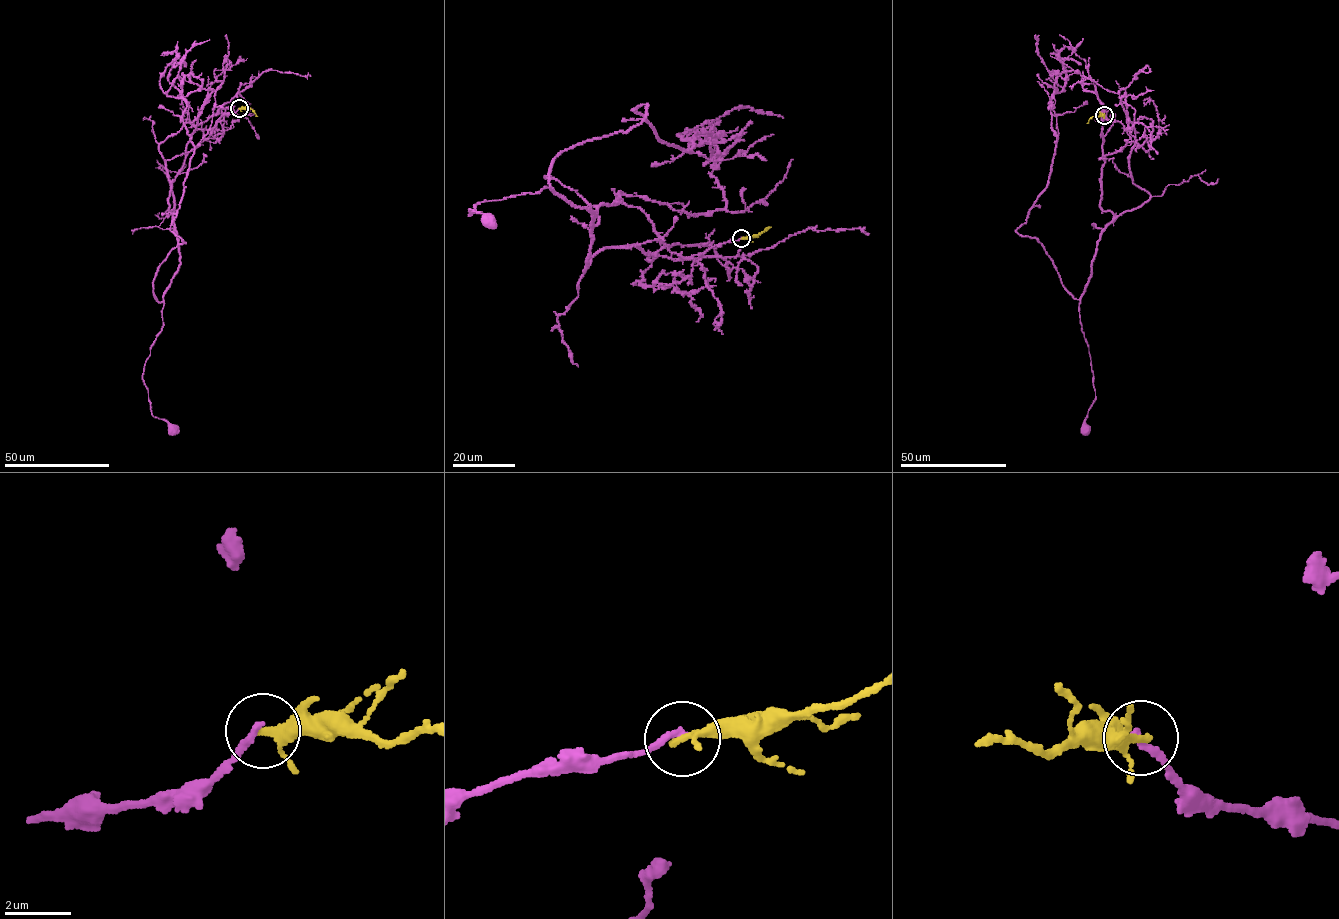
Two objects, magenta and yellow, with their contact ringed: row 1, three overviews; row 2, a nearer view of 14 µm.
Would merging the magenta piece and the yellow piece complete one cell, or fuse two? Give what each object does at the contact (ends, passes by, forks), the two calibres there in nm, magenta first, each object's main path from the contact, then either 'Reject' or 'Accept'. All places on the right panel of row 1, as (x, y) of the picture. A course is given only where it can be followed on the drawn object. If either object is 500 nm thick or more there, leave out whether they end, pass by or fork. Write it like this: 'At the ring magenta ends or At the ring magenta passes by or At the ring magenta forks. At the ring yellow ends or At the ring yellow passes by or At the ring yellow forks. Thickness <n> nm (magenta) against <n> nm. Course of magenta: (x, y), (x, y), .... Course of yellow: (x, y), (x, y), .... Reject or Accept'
At the ring magenta ends. At the ring yellow passes by. Thickness 200 nm (magenta) against 180 nm. Course of magenta: (1104, 115), (1131, 142), (1104, 155), (1100, 208), (1113, 221), (1079, 305), (1096, 399), (1084, 431). Course of yellow: (1104, 115), (1094, 116), (1087, 123). Reject

